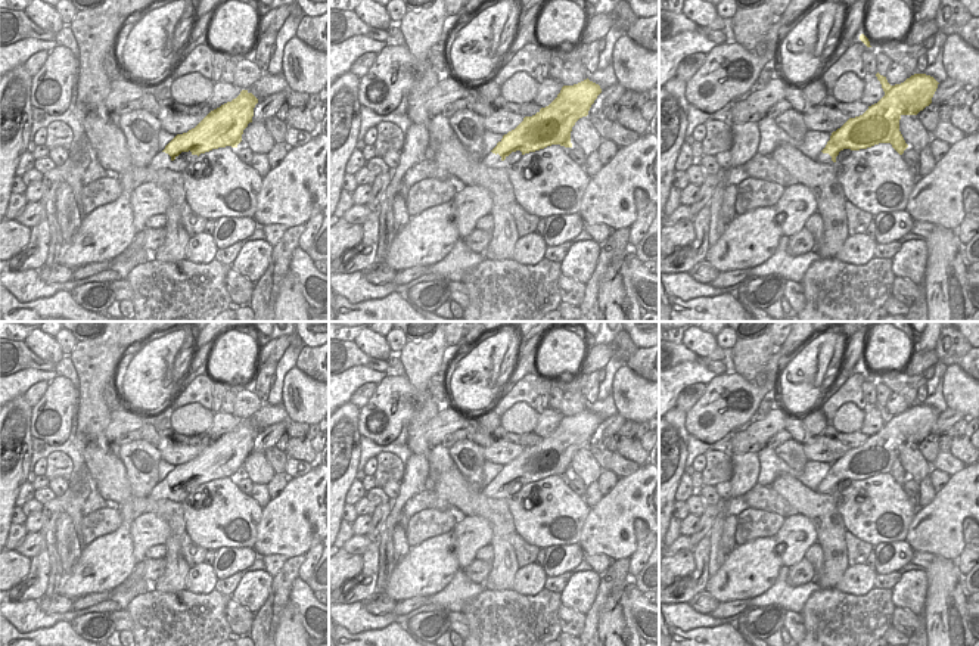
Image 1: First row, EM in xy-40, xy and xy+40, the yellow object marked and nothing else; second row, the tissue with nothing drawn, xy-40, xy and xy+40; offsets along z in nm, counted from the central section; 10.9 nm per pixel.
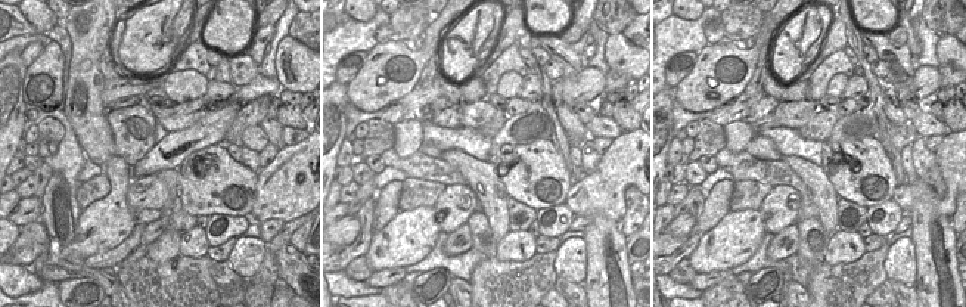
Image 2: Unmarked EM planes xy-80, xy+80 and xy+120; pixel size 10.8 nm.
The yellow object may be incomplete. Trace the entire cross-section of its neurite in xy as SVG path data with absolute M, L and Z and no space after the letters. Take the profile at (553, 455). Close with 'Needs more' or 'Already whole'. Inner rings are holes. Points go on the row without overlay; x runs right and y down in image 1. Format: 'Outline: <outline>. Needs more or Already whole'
Outline: M588 409L574 416L563 416L548 437L541 438L532 447L525 447L515 460L504 465L497 476L481 490L482 494L506 500L525 484L551 475L572 478L572 457L579 448L588 445L600 423L600 416Z. Needs more.

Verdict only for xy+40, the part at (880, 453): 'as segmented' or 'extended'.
extended

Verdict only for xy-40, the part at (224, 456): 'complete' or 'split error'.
split error

